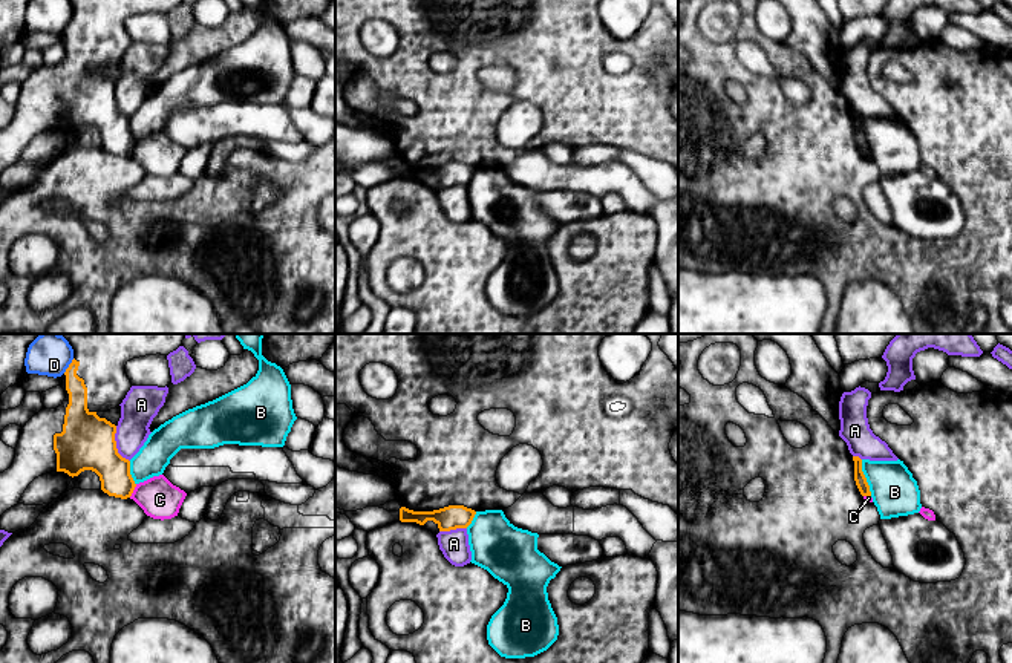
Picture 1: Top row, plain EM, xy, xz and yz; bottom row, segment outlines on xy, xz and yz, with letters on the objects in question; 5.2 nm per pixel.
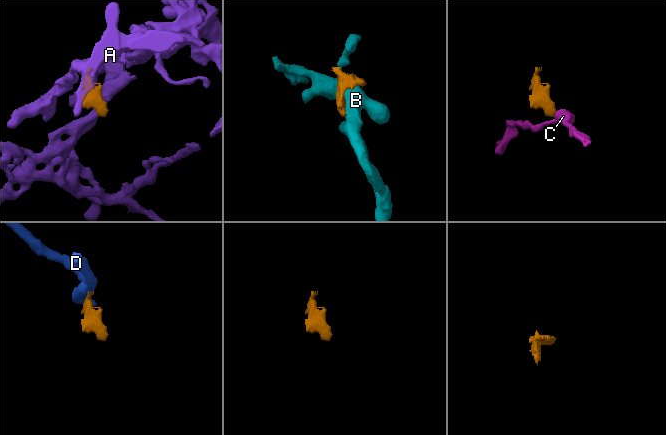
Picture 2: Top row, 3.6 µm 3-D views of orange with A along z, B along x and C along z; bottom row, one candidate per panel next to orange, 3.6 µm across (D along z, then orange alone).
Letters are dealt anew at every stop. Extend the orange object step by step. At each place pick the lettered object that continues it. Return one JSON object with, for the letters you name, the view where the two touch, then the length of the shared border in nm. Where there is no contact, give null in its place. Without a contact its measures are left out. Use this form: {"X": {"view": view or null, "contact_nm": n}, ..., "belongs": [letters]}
{"belongs": []}

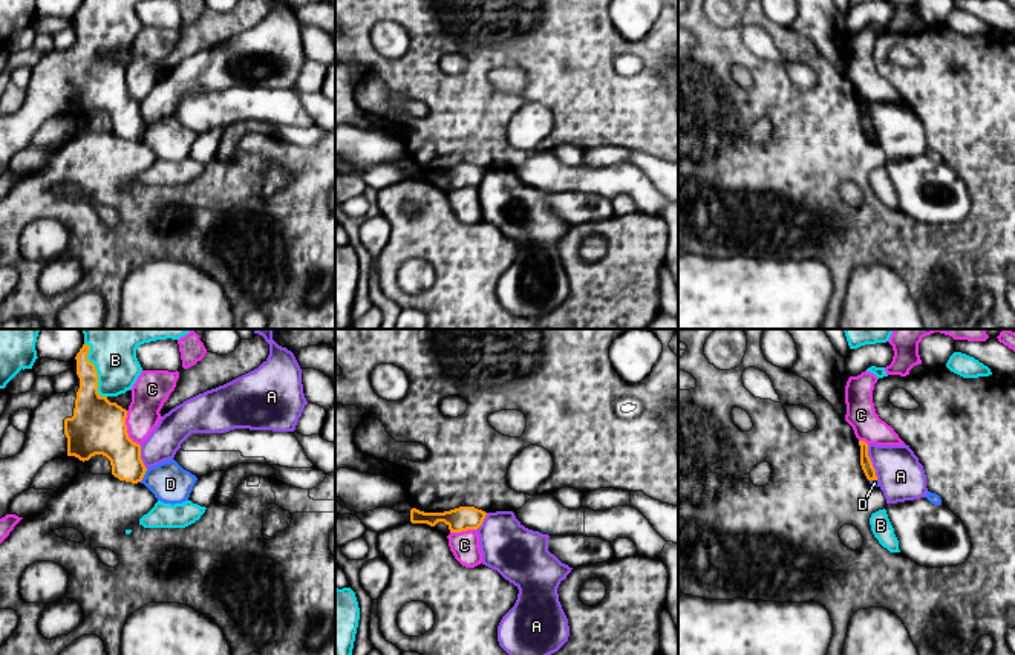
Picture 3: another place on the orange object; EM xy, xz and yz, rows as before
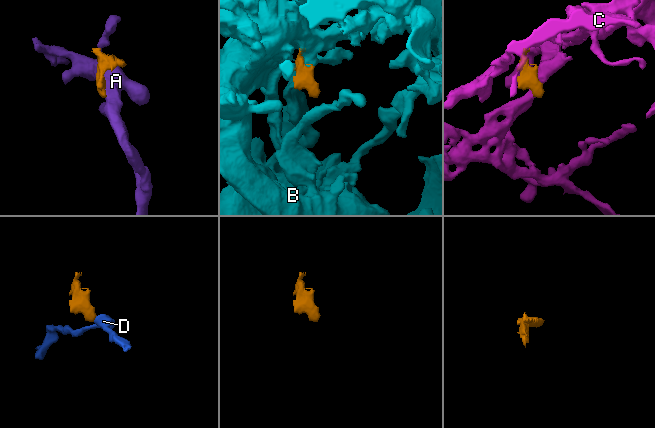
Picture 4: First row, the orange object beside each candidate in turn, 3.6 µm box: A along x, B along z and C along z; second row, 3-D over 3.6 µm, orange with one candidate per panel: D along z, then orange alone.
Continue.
{"B": {"view": "xy", "contact_nm": 320}, "belongs": ["B"]}

